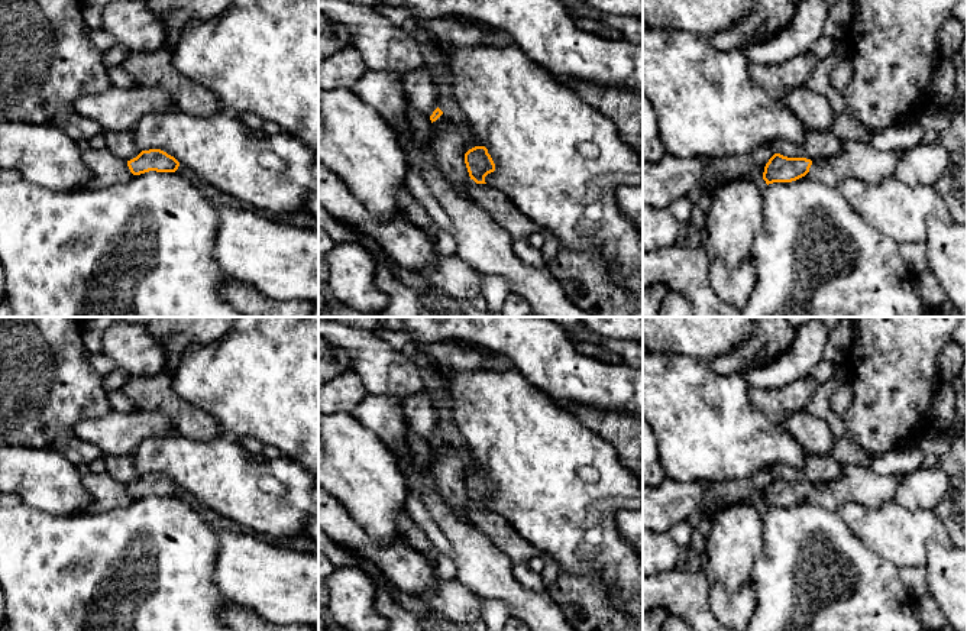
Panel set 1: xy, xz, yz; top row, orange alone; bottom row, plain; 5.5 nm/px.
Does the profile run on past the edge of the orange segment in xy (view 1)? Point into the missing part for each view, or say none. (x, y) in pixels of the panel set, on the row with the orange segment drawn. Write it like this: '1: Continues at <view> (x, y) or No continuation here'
1: No continuation here

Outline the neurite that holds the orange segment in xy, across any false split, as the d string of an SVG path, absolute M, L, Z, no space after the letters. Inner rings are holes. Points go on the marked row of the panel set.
M149 149L127 161L127 166L133 175L140 175L149 171L175 172L180 162L161 149Z

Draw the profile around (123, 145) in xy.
M104 132L106 149L109 149L114 156L130 161L136 158L140 151L136 145L135 133L127 132Z

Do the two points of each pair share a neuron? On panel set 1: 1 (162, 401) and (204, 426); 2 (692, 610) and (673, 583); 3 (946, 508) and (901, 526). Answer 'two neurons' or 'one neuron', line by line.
1: one neuron
2: one neuron
3: two neurons

